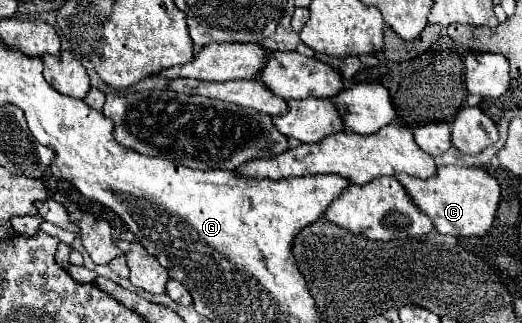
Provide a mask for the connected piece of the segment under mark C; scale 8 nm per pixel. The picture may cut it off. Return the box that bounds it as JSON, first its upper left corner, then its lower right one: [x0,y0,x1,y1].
[396,166,500,238]

